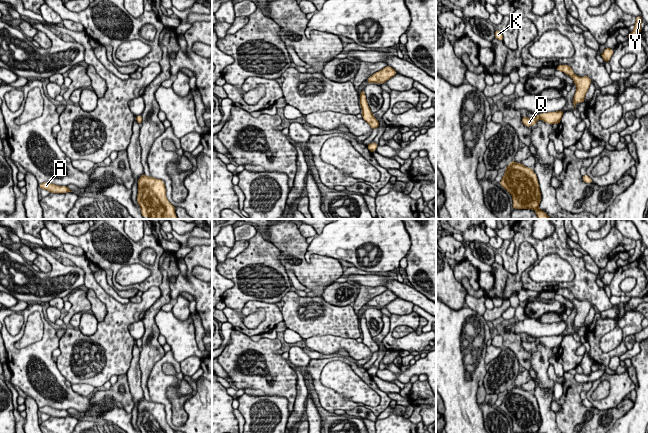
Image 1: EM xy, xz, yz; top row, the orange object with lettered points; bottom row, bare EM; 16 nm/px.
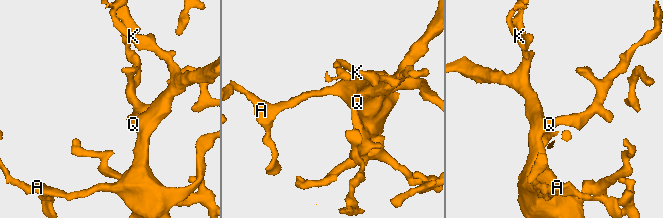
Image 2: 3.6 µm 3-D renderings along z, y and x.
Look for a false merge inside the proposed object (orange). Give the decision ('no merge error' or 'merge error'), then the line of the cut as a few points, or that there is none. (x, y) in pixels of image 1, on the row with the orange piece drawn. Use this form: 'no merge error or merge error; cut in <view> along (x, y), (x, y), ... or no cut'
no merge error; no cut

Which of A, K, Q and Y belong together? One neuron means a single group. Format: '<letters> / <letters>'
A K Q Y

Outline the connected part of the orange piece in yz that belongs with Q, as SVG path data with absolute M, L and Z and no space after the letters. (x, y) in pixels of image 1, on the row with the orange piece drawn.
M556 111L556 112L548 112L548 113L541 113L538 114L535 118L528 118L528 117L522 117L522 123L524 126L530 127L532 125L536 125L537 121L542 119L544 122L548 124L558 124L561 121L561 117L563 115L564 111Z

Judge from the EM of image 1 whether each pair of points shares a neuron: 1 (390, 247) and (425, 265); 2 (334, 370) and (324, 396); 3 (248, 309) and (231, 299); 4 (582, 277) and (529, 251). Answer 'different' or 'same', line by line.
1: different
2: different
3: different
4: different

